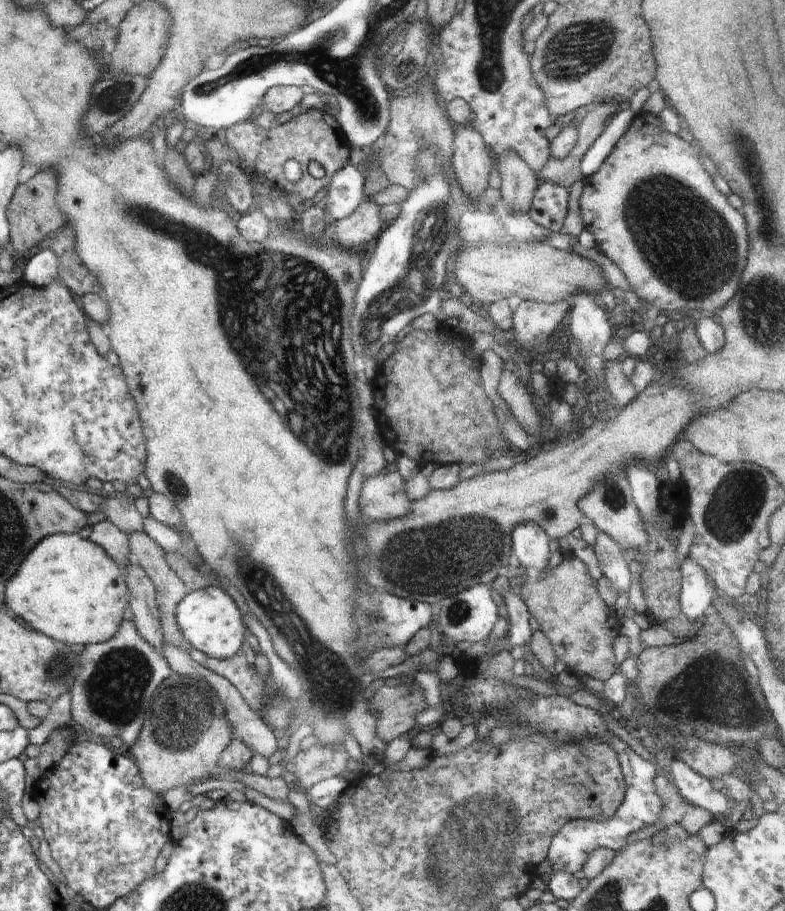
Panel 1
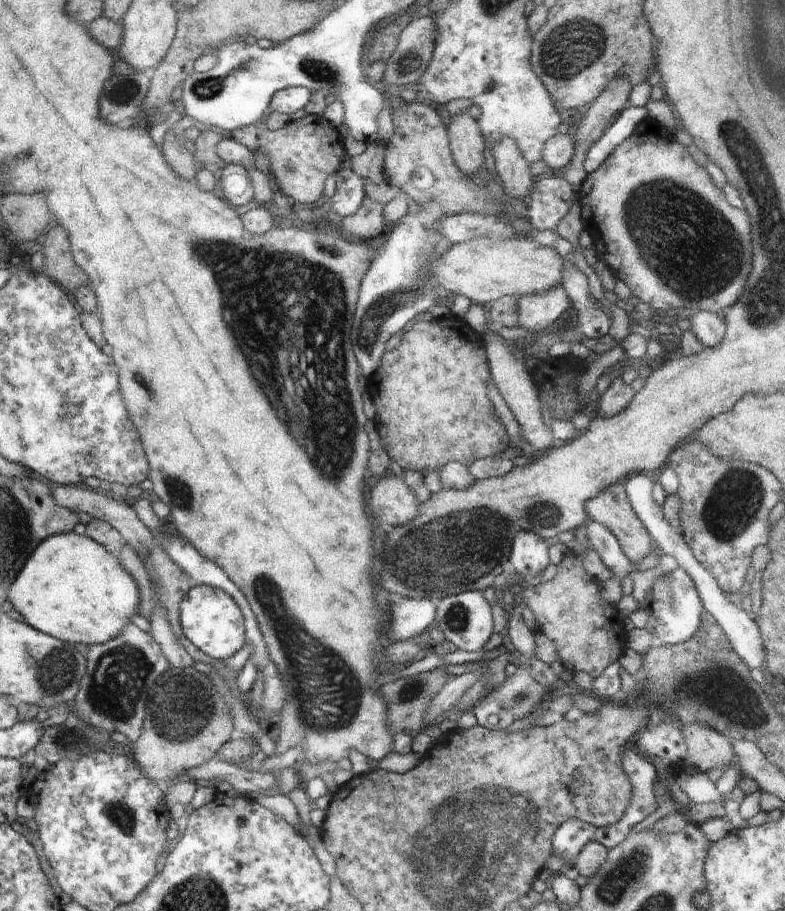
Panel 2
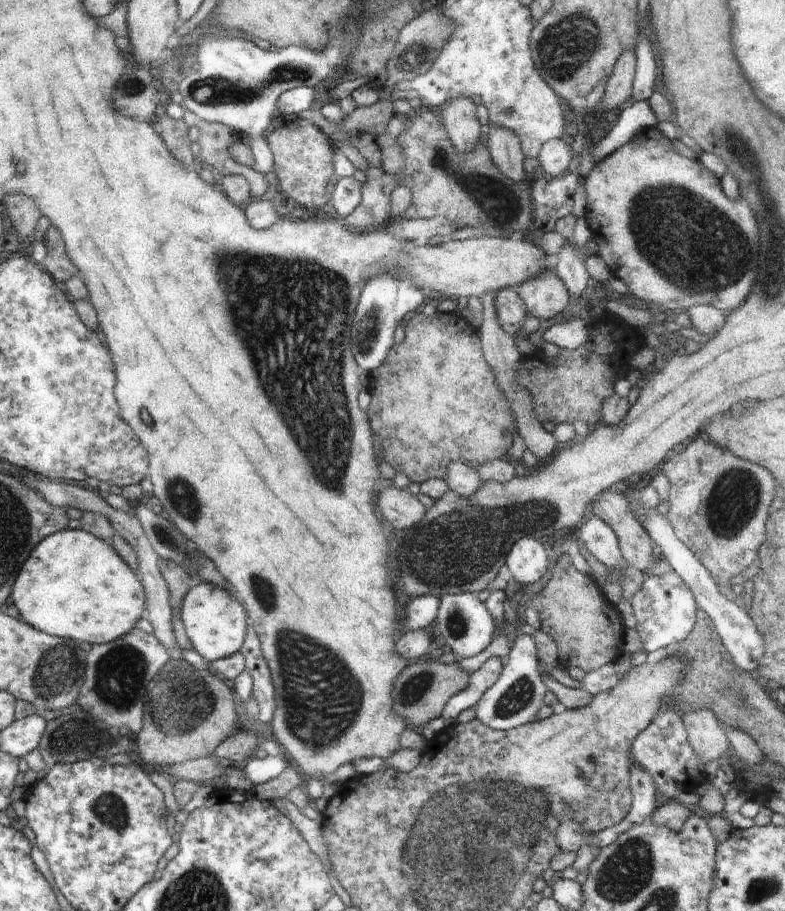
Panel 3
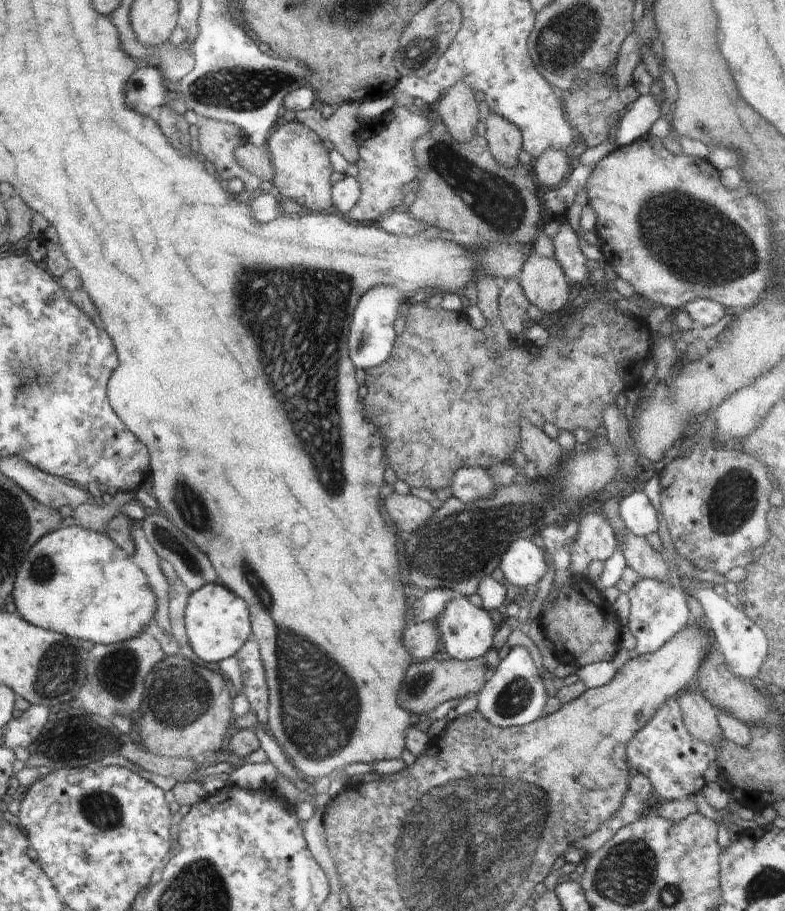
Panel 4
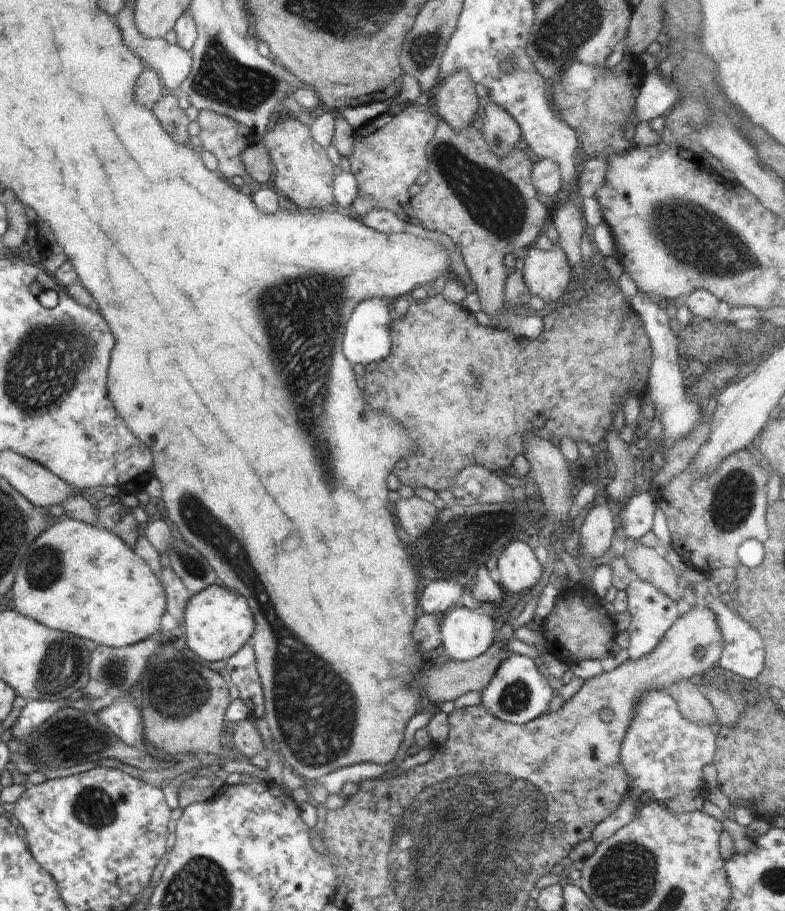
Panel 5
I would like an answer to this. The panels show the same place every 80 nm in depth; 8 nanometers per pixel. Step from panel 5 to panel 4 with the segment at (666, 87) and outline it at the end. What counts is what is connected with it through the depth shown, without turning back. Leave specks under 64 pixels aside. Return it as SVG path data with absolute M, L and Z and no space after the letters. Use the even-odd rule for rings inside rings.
M660 91L639 96L621 118L620 139L614 139L614 144L629 144L641 134L647 134L660 117Z

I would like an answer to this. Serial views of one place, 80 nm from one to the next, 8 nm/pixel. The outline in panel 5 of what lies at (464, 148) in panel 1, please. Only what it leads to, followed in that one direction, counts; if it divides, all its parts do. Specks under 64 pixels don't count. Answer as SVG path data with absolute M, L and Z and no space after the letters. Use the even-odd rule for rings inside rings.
M456 71L453 75L440 80L432 106L442 121L446 121L453 131L463 131L473 122L477 112L481 112L476 95L476 83L466 71Z

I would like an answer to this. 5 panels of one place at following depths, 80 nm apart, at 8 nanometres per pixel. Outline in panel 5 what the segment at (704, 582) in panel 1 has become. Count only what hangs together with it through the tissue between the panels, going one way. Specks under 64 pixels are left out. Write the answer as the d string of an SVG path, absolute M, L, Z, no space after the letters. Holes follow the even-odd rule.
M634 578L625 590L628 596L627 610L631 616L627 631L630 636L630 660L636 660L646 656L657 647L657 644L665 637L665 632L674 625L684 614L685 605L682 601L675 601L665 592L659 591L649 582Z

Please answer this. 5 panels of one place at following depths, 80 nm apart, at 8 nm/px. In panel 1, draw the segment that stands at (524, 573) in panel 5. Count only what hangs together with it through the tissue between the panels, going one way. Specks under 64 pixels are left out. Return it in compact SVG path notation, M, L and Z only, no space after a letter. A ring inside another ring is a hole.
M527 520L517 524L511 532L512 562L524 568L548 569L551 556L550 537L534 521Z

